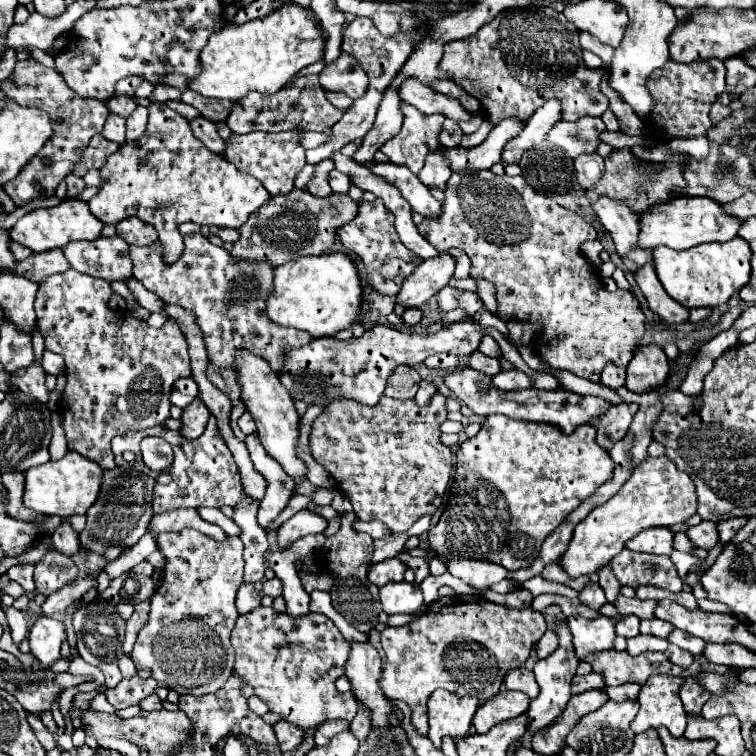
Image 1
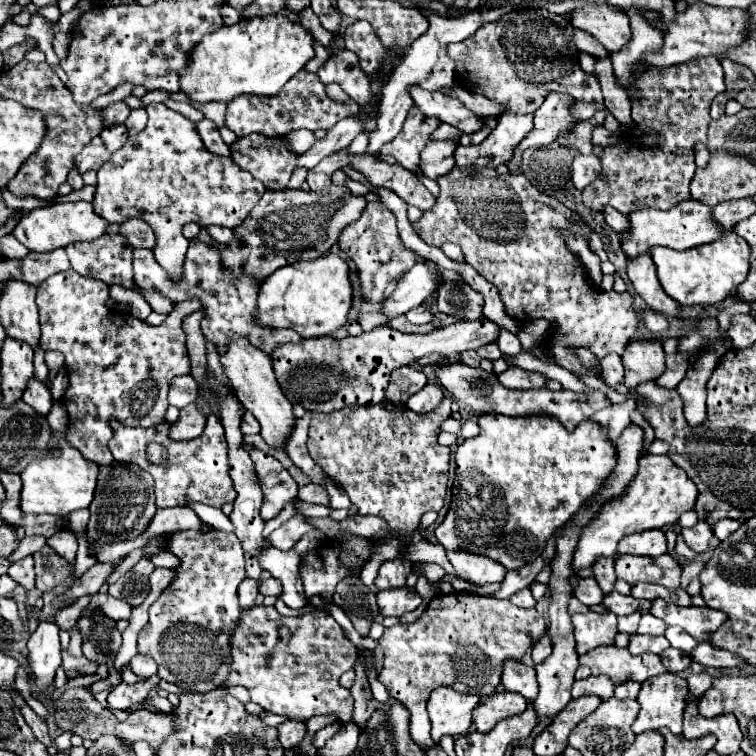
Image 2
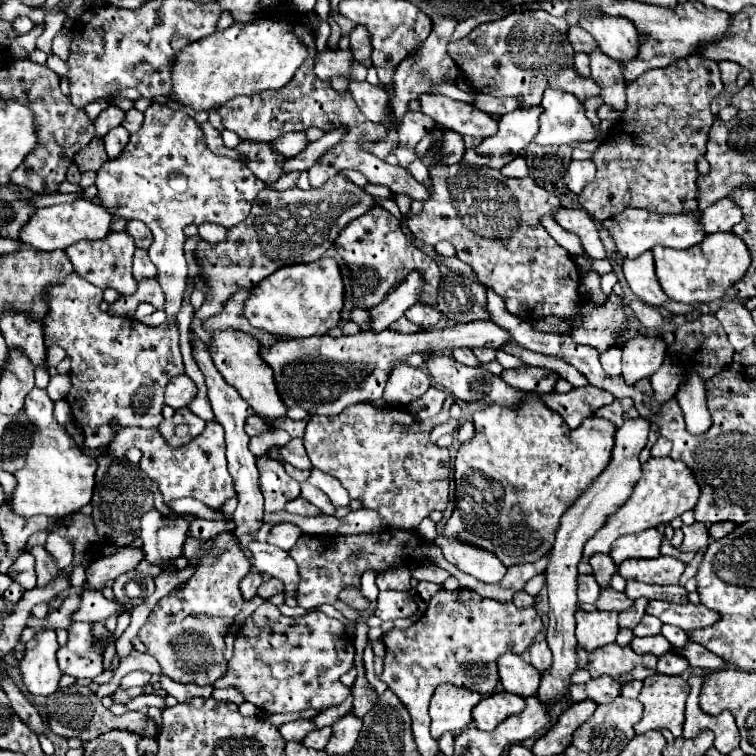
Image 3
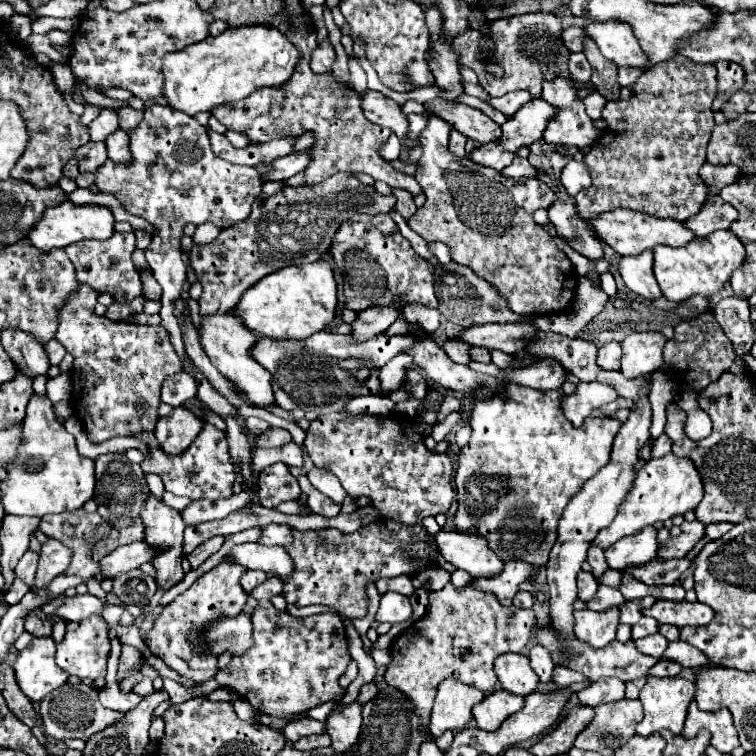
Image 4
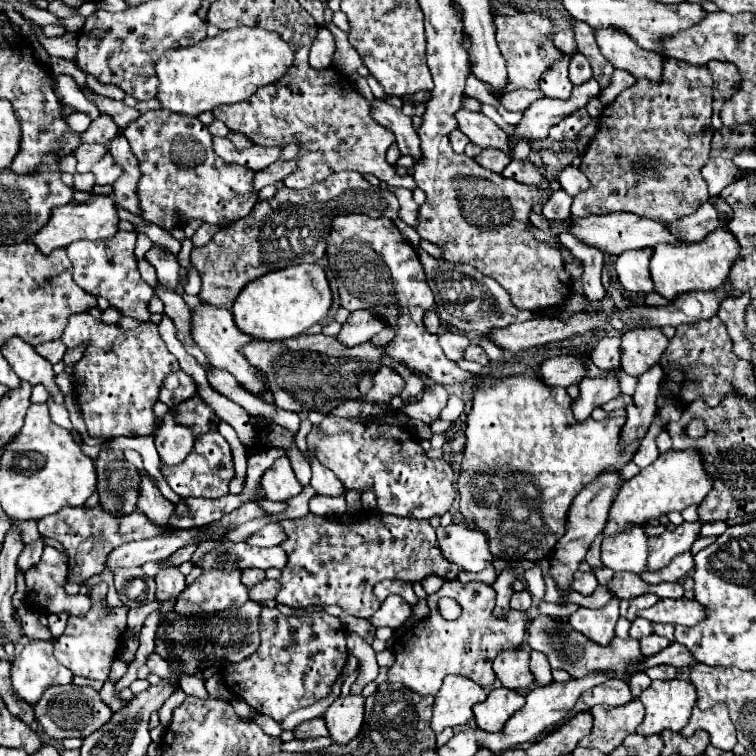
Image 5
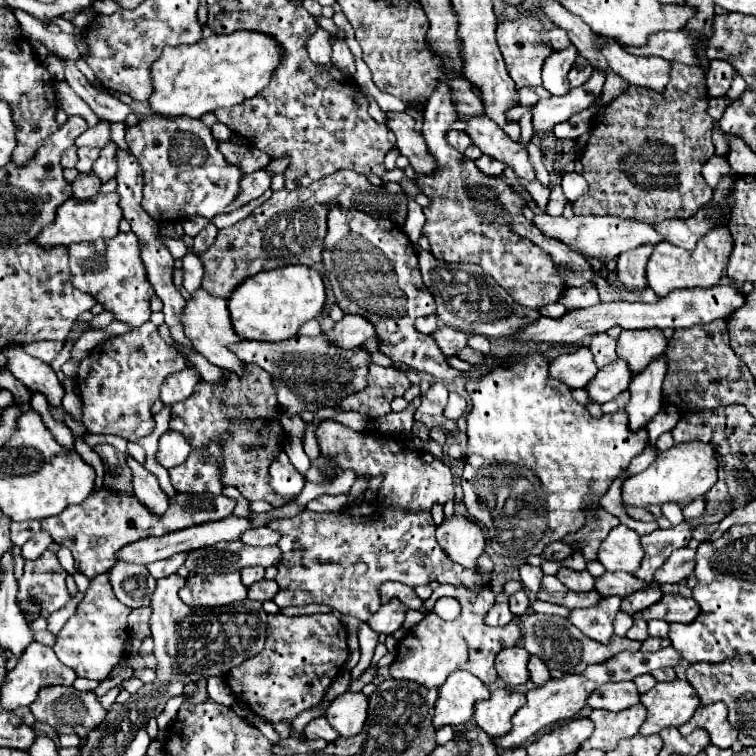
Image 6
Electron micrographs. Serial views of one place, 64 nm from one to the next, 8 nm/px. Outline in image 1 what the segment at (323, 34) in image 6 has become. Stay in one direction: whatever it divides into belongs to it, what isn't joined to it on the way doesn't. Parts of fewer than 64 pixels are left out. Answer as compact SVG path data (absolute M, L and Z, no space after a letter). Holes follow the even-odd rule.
M342 52L336 62L324 66L320 72L320 84L324 90L344 92L356 100L364 96L368 88L368 76L364 76L364 70L360 64L356 64L354 56Z

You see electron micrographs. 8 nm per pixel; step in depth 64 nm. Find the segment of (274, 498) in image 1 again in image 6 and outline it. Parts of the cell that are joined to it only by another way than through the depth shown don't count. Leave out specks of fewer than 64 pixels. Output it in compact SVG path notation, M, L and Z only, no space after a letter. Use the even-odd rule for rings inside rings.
M280 452L276 460L270 464L270 484L274 492L280 492L280 496L298 496L304 488L306 480L304 476L292 466L286 452Z

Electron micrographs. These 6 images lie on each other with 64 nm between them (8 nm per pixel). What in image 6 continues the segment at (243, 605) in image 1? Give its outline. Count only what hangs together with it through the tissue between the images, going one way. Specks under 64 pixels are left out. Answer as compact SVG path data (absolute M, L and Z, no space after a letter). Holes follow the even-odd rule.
M250 566L250 568L240 570L240 576L242 576L242 582L244 582L246 586L252 586L254 582L258 582L258 580L264 578L264 568L260 568L260 566Z

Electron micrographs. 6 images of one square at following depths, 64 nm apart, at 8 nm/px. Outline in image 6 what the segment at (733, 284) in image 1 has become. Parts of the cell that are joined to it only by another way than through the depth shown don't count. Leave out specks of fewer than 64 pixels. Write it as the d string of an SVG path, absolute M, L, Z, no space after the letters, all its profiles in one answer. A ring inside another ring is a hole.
M714 226L696 246L694 252L688 252L684 248L672 246L668 242L660 242L654 246L654 252L646 266L646 280L648 286L662 298L668 296L668 292L676 288L696 288L696 286L712 286L720 284L724 264L728 264L728 256L732 252L732 234L728 228Z

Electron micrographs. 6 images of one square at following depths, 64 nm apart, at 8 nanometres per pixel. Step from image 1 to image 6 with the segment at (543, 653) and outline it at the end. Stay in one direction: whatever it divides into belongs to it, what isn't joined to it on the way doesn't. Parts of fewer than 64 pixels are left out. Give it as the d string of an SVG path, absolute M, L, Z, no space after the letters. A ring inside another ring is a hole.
M536 656L530 658L530 662L528 662L528 672L530 672L530 680L532 680L536 686L546 684L546 680L550 678L550 672L548 672L546 664L542 664L542 660L538 660Z

